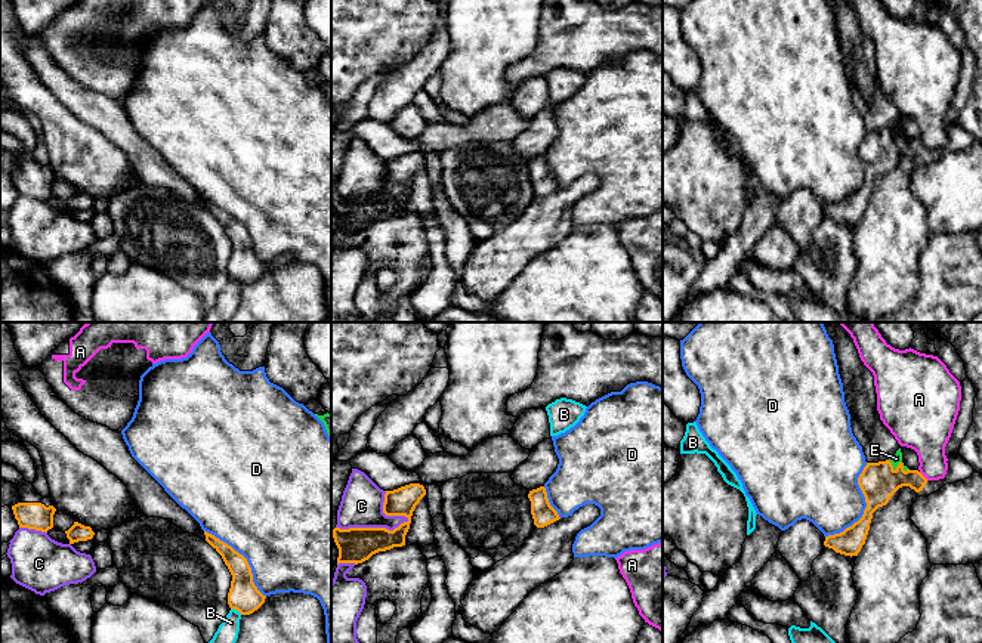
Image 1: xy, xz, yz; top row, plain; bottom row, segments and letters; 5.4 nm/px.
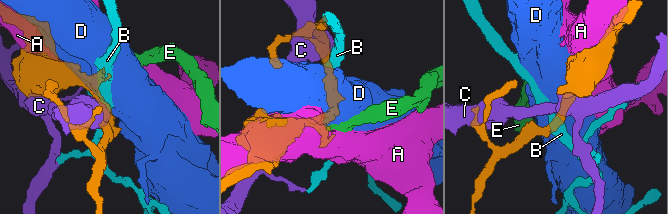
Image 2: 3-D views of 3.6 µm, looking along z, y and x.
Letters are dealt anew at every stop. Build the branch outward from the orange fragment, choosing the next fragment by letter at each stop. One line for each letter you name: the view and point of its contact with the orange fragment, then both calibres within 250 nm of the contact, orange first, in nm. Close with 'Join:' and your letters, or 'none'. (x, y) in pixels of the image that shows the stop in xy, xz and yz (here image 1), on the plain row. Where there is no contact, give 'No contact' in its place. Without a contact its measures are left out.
E: Touches orange at yz (896, 136). Thickness 200 nm (orange) against 60 nm
Join: E

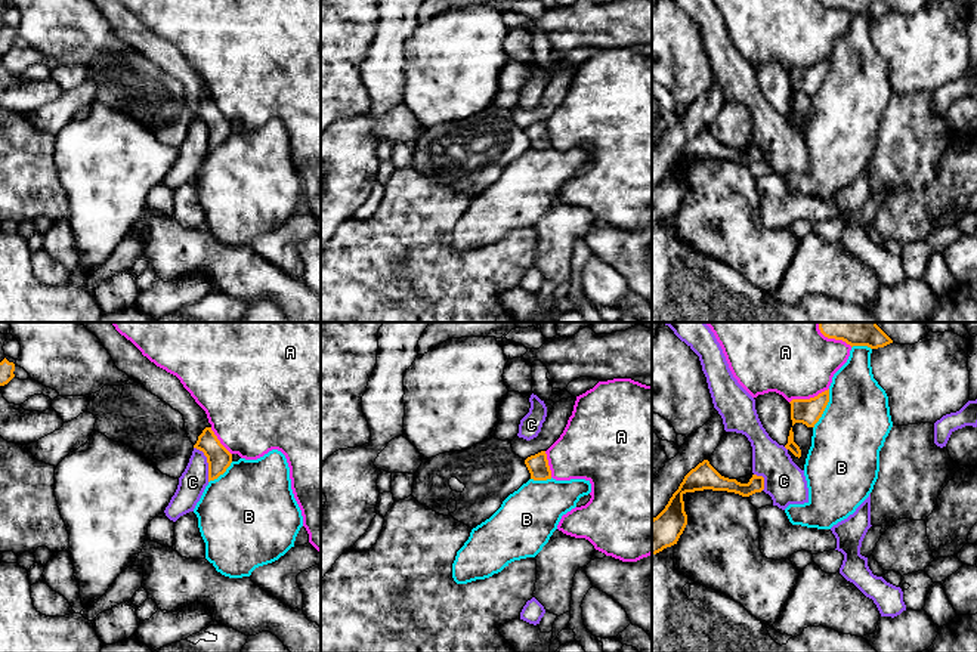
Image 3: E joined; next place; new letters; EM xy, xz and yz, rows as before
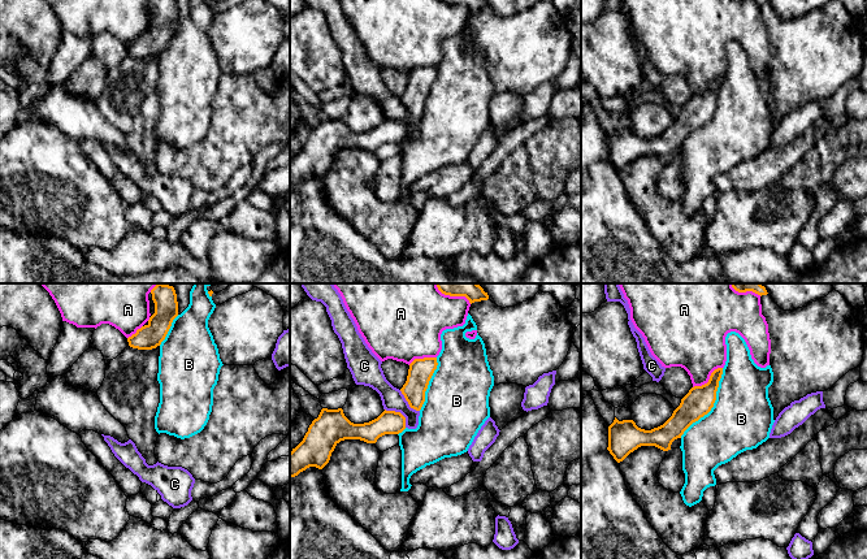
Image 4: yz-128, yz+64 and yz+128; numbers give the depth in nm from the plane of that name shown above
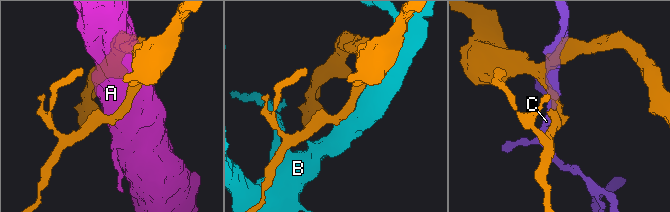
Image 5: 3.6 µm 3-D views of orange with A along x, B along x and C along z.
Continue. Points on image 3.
Join: none

